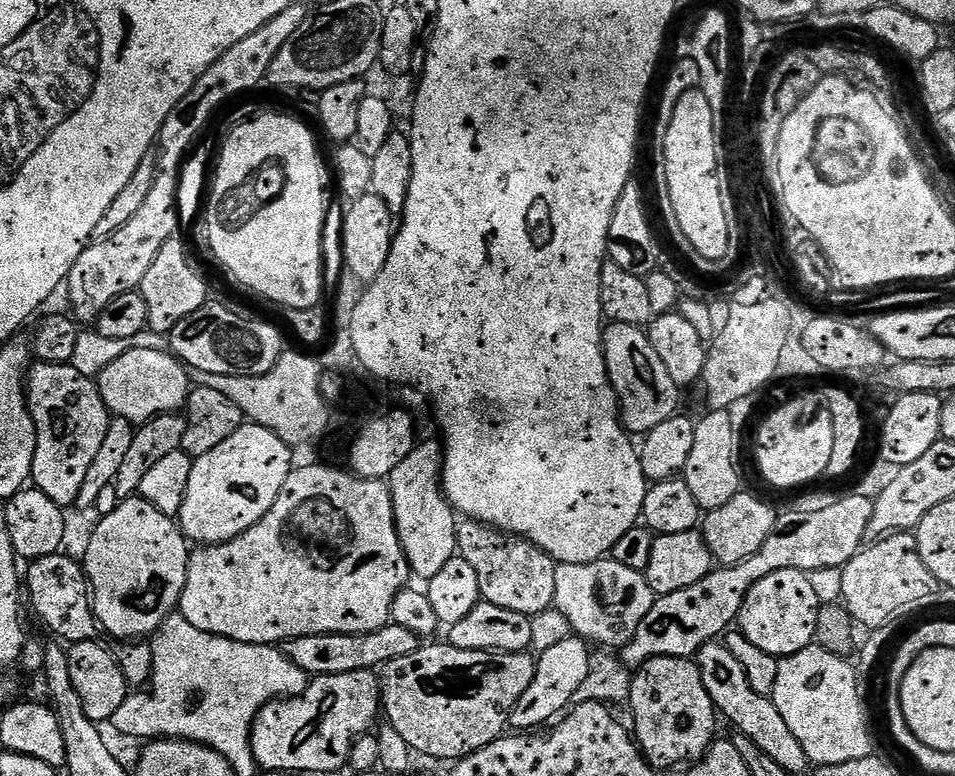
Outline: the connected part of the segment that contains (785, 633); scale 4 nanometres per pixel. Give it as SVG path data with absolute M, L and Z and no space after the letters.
M778 570L767 578L762 578L752 587L750 594L742 602L738 617L739 631L744 633L758 650L783 658L798 654L798 650L808 647L816 639L815 622L822 598L812 585L812 577L798 570Z

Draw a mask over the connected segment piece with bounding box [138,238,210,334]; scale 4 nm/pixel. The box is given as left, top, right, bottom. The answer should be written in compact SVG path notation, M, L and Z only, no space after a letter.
M173 238L166 242L166 246L162 246L158 258L154 258L154 266L150 266L146 278L142 278L138 291L142 298L146 298L148 328L163 334L171 334L174 326L182 322L182 318L190 318L194 310L198 310L210 300L208 284L192 269L188 252L180 238Z

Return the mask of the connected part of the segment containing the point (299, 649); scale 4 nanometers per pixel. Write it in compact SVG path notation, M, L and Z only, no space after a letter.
M390 622L385 628L366 634L310 634L294 638L287 641L286 654L298 667L307 672L309 677L315 678L330 674L346 674L354 670L372 670L394 658L414 654L414 650L418 650L421 646L421 637L406 630L406 626Z

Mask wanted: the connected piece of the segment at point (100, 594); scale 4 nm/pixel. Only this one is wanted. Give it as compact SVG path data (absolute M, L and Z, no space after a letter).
M139 494L121 499L112 514L96 520L96 529L88 540L88 549L82 555L84 573L90 589L93 611L101 622L103 631L117 641L139 641L151 637L166 618L180 607L180 595L186 586L186 570L190 544L179 523L173 517L162 514Z

